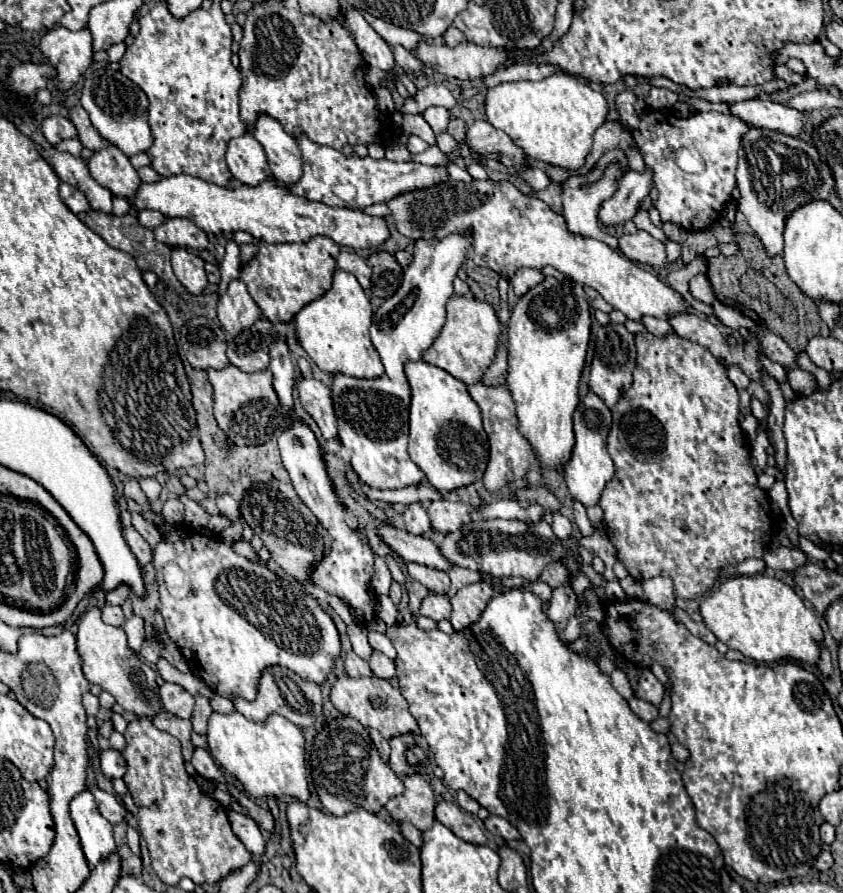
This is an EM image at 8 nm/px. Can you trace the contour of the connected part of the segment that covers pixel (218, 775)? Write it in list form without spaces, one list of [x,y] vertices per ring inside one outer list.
[[[195,748],[195,754],[193,754],[191,764],[195,766],[195,770],[197,770],[203,778],[215,780],[215,782],[223,782],[223,784],[227,782],[221,766],[215,762],[215,758],[209,754],[207,748]]]

